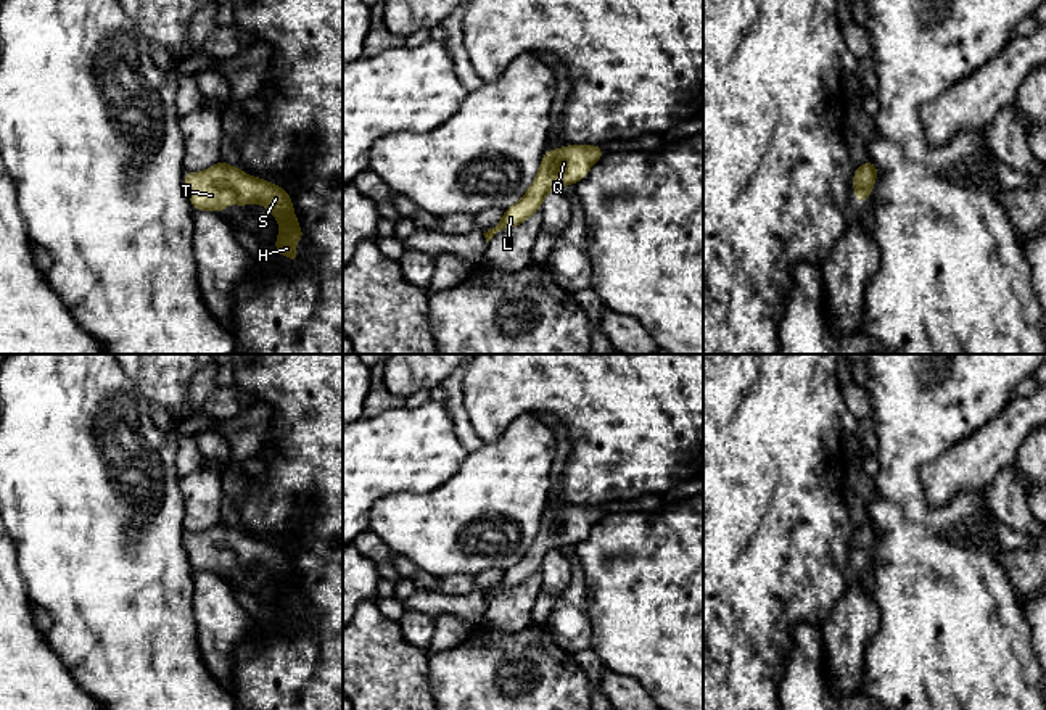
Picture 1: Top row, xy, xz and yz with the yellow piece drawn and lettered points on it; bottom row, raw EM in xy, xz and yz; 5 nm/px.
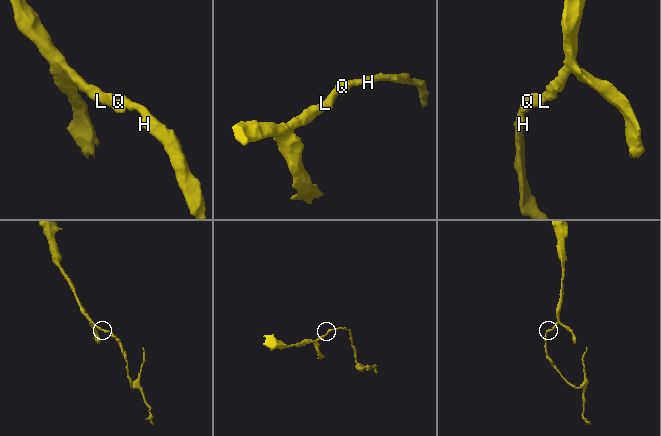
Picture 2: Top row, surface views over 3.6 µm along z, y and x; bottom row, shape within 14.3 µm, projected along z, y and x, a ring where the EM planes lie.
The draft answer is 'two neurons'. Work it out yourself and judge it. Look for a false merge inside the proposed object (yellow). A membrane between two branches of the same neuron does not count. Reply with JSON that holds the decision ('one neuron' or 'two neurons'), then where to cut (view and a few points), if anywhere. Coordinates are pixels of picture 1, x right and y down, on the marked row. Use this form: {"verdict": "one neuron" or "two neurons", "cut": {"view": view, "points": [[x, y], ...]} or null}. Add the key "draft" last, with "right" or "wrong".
{"verdict": "one neuron", "cut": null, "draft": "wrong"}

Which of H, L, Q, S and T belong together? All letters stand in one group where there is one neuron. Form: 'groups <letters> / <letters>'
groups H L Q S T

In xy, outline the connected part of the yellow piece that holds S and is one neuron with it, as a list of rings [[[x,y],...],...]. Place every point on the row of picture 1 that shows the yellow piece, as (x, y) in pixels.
[[[219,161],[201,172],[187,172],[183,185],[190,196],[193,209],[222,213],[233,201],[235,206],[259,203],[266,206],[280,224],[280,235],[274,248],[280,256],[288,256],[291,262],[299,262],[299,253],[294,250],[298,238],[306,240],[290,193],[264,179],[251,177],[238,167]]]

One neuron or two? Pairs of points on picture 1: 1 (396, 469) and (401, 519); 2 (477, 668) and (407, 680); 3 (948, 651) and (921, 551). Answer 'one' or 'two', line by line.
1: two
2: two
3: one

